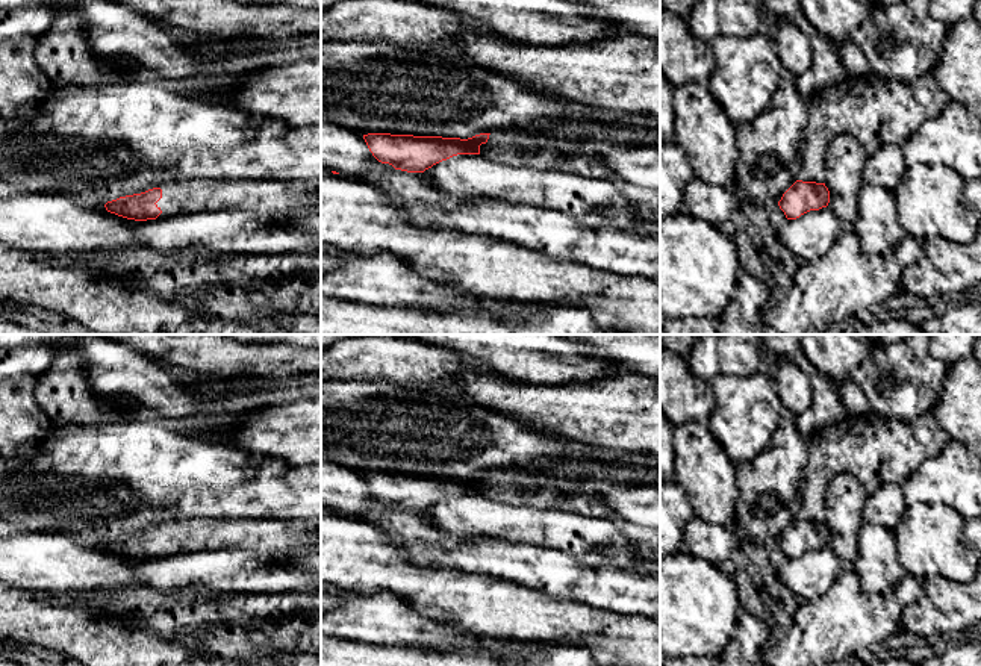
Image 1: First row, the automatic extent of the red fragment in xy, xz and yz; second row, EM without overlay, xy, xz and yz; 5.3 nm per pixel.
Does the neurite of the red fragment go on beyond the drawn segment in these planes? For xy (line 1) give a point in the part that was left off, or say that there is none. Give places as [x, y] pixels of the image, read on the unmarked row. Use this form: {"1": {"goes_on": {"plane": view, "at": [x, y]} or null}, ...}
{"1": {"goes_on": {"plane": "xy", "at": [283, 538]}}}

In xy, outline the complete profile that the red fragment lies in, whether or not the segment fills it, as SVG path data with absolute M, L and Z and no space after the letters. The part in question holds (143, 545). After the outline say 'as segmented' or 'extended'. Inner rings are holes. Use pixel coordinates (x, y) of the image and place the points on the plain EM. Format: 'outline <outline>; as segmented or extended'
outline M200 518L165 522L104 543L118 556L147 560L201 549L253 549L279 557L303 556L321 546L321 519Z; extended

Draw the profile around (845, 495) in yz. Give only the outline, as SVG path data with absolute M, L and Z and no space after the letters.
M851 474L836 475L825 492L825 525L830 530L828 546L849 566L858 554L858 531L864 524L863 512L867 492Z

